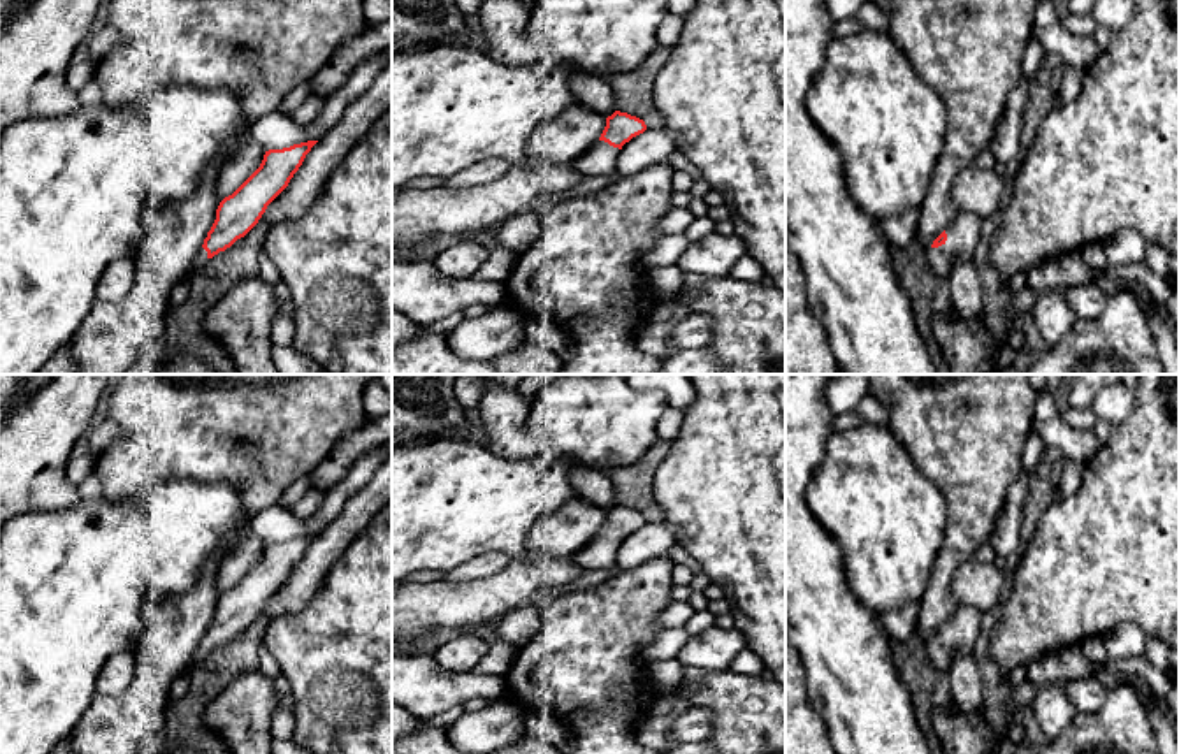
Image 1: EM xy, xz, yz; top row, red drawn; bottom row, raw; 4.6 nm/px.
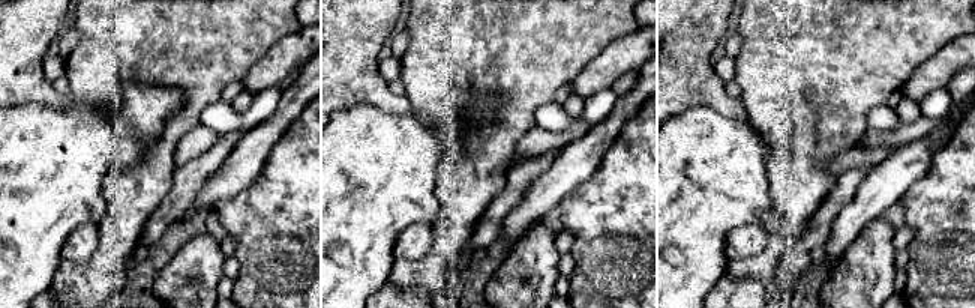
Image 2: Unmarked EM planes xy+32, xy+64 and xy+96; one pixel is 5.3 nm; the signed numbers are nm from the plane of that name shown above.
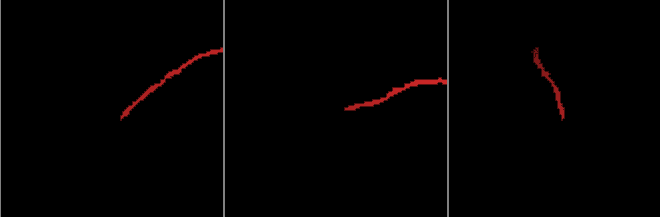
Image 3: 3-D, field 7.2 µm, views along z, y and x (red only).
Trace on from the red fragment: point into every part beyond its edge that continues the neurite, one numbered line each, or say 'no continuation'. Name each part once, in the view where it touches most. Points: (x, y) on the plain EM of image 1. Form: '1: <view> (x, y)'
1: yz (963, 626)

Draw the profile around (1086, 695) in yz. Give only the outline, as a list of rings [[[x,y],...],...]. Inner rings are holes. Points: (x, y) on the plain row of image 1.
[[[1079,678],[1063,684],[1070,703],[1077,714],[1093,714],[1100,710],[1107,698],[1107,689],[1096,678]]]

